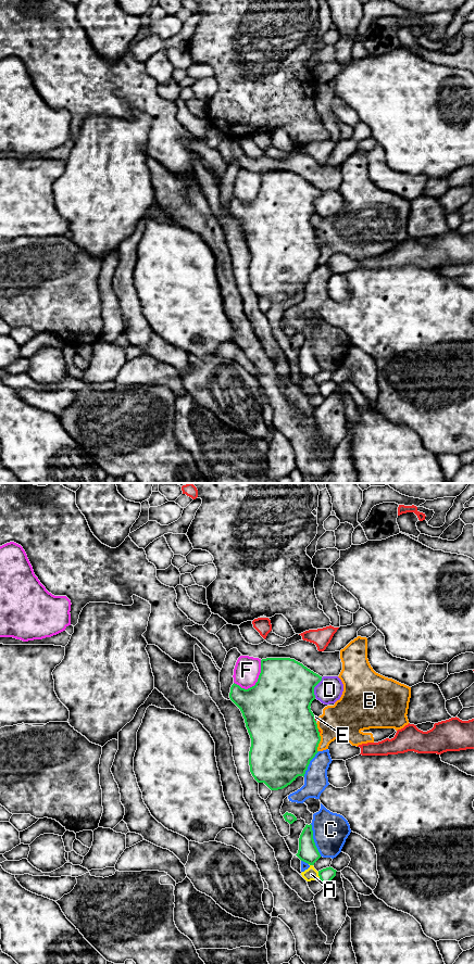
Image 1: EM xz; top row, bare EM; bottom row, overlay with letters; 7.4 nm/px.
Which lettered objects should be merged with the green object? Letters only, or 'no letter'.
no letter

